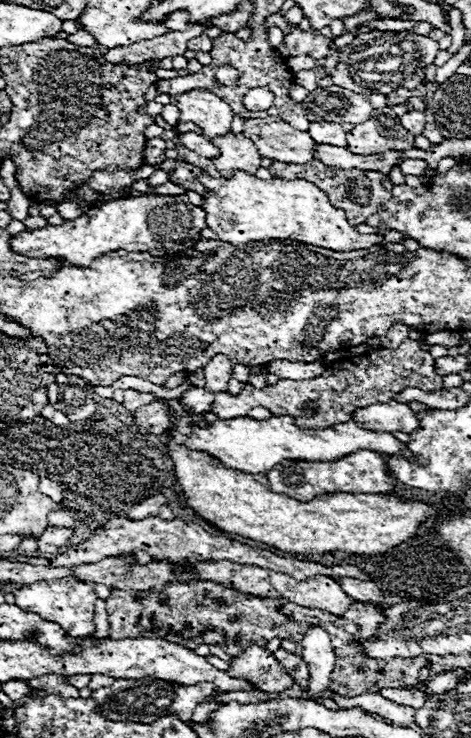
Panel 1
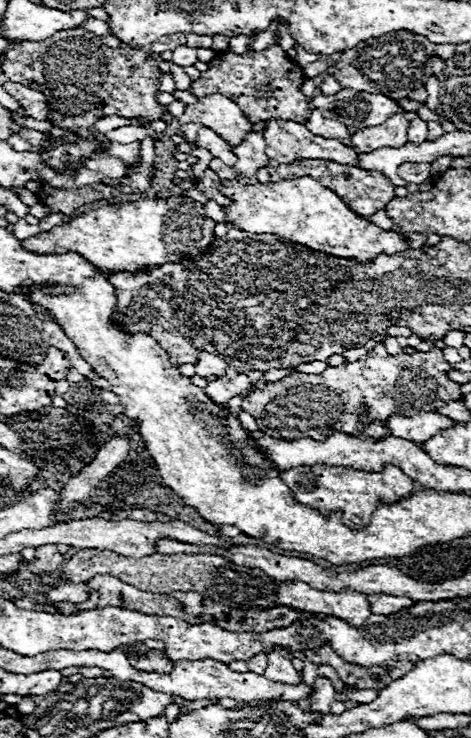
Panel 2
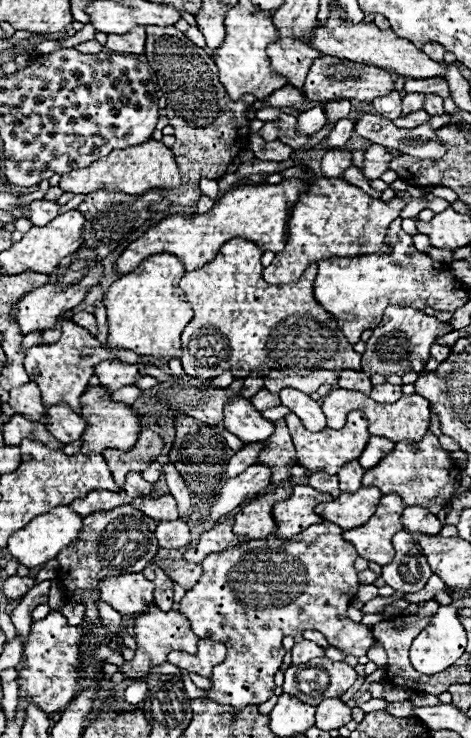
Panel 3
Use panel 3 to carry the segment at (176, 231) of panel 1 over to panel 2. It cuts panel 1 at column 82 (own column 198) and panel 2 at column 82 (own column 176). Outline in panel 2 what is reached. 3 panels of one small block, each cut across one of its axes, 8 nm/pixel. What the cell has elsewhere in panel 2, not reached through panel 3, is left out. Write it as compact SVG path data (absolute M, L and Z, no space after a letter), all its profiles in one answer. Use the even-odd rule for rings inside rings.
M172 196L166 200L136 200L120 202L112 206L100 206L72 218L62 226L54 226L48 232L40 232L34 238L22 240L22 246L30 252L78 252L86 256L90 264L108 272L134 272L140 266L162 266L166 262L182 262L202 254L214 238L216 222L206 216L204 204L186 198Z

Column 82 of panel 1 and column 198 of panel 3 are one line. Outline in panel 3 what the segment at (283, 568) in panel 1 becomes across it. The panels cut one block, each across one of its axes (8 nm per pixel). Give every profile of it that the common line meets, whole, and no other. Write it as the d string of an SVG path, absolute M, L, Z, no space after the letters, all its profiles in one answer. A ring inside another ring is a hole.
M228 518L220 524L216 524L214 528L210 528L208 532L204 532L198 540L196 546L188 548L184 552L184 558L194 562L194 564L200 564L208 554L212 552L222 552L226 548L232 548L236 544L242 544L246 538L242 536L234 536L232 534L232 524L234 524L234 518Z

